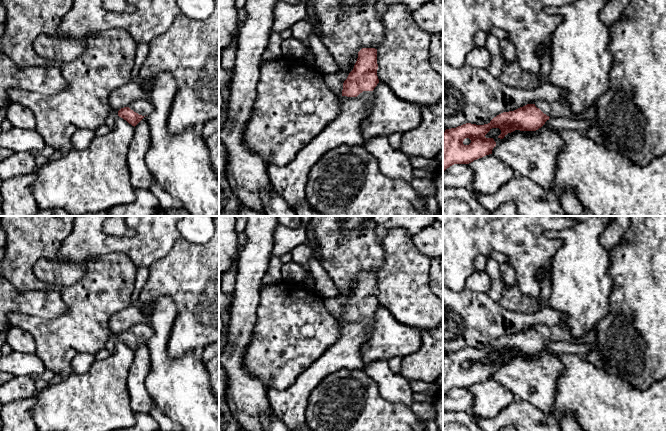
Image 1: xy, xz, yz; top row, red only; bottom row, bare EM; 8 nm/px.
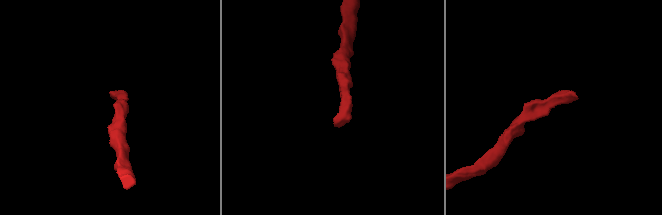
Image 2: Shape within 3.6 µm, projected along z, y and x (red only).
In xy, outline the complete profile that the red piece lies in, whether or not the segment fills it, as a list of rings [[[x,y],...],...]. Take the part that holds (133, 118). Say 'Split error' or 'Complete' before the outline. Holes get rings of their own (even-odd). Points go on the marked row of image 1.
Split error. [[[144,98],[133,102],[129,107],[121,108],[118,116],[135,127],[152,110],[153,107],[148,98]]]

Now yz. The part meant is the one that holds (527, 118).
Split error. [[[543,100],[527,104],[514,111],[503,112],[488,124],[466,123],[456,128],[446,129],[443,133],[443,172],[454,164],[469,164],[474,160],[492,154],[496,142],[485,135],[492,128],[499,128],[503,139],[515,130],[536,131],[550,118],[592,120],[596,117],[595,106],[580,114],[571,111],[564,102],[548,103]]]

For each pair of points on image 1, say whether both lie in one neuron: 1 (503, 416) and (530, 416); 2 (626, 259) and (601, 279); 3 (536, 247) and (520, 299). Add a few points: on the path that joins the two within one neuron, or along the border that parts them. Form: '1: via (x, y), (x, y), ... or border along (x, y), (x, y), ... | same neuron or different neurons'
1: via (510, 416), (523, 416) | same neuron
2: border along (610, 250), (608, 275), (611, 291), (608, 297) | different neurons
3: border along (516, 281), (523, 293), (538, 296) | different neurons

